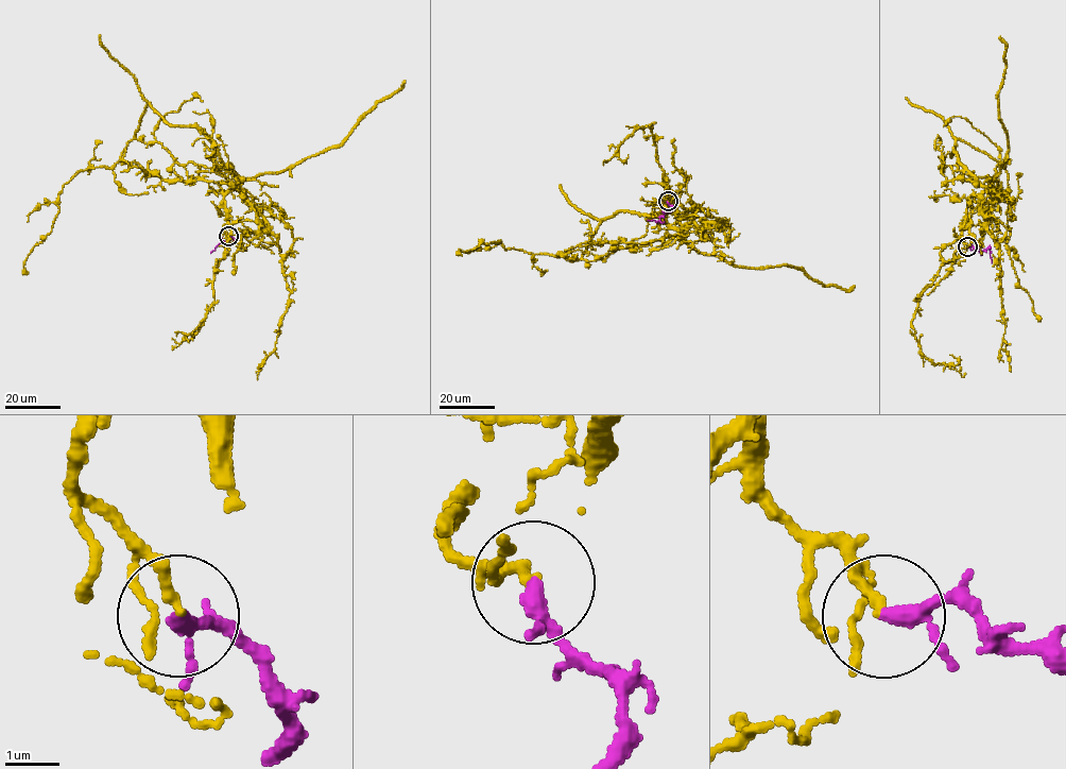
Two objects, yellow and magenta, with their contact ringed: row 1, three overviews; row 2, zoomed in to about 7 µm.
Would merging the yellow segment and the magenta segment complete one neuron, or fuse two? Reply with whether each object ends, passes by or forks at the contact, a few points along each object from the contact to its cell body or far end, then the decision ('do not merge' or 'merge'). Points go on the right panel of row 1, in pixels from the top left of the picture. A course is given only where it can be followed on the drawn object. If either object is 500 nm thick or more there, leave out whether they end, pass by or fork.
yellow ends; magenta passes by; course yellow (967, 248), (962, 240), (968, 199), (987, 189), (996, 194), (996, 166), (1006, 166), (1006, 246), (1041, 319); course magenta (967, 248), (981, 252), (989, 249), (992, 262); merge

